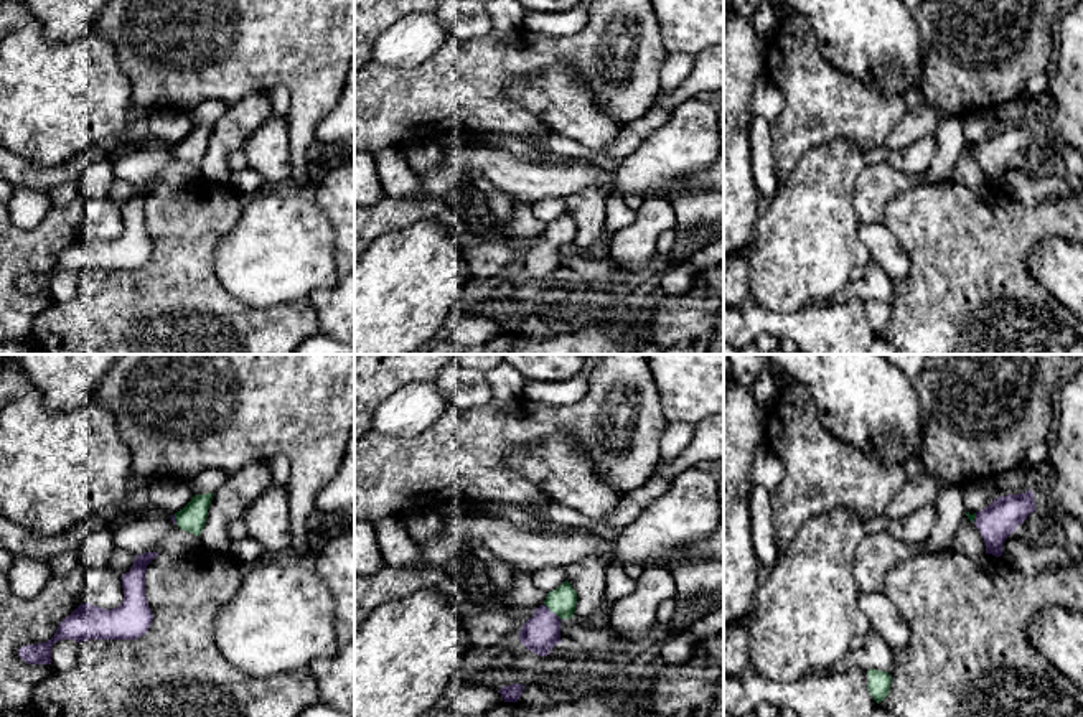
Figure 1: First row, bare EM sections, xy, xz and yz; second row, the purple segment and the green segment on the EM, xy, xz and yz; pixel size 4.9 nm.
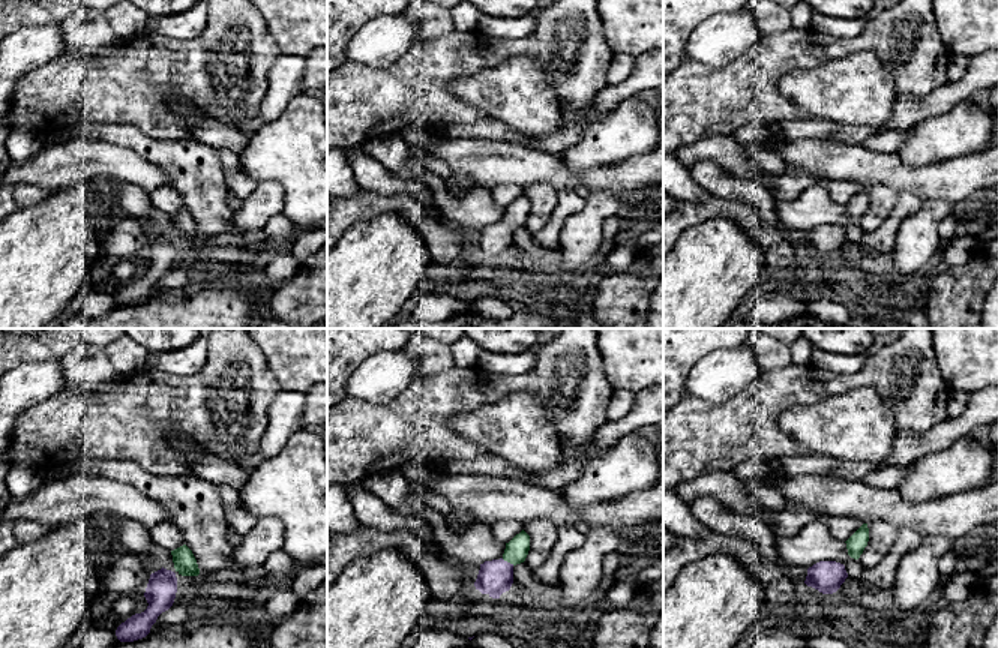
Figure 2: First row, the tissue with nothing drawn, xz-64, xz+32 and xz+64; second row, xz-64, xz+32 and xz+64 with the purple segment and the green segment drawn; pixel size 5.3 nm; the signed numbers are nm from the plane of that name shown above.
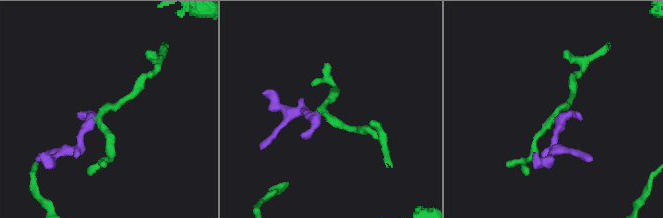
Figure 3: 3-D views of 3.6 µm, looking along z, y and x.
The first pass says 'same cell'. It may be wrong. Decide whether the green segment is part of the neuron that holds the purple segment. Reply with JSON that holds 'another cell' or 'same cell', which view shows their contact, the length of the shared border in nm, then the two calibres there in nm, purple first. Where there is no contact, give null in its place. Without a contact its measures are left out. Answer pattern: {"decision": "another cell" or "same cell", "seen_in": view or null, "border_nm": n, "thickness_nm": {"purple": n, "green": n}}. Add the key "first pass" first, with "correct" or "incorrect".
{"first pass": "correct", "decision": "same cell", "seen_in": "xz", "border_nm": 120, "thickness_nm": {"purple": 180, "green": 130}}

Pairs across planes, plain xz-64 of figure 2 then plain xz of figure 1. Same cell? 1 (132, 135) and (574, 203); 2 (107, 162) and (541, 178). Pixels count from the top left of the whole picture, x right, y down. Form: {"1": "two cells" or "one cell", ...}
{"1": "one cell", "2": "one cell"}

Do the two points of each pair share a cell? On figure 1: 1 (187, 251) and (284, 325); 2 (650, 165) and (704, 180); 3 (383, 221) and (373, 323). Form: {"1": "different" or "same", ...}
{"1": "same", "2": "different", "3": "different"}

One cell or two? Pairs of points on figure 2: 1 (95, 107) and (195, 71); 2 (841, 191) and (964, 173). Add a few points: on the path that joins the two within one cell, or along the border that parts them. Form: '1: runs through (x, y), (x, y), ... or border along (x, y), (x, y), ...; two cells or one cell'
1: runs through (120, 86), (134, 84), (144, 75), (170, 75); one cell
2: border along (827, 183), (850, 180), (862, 188); two cells

